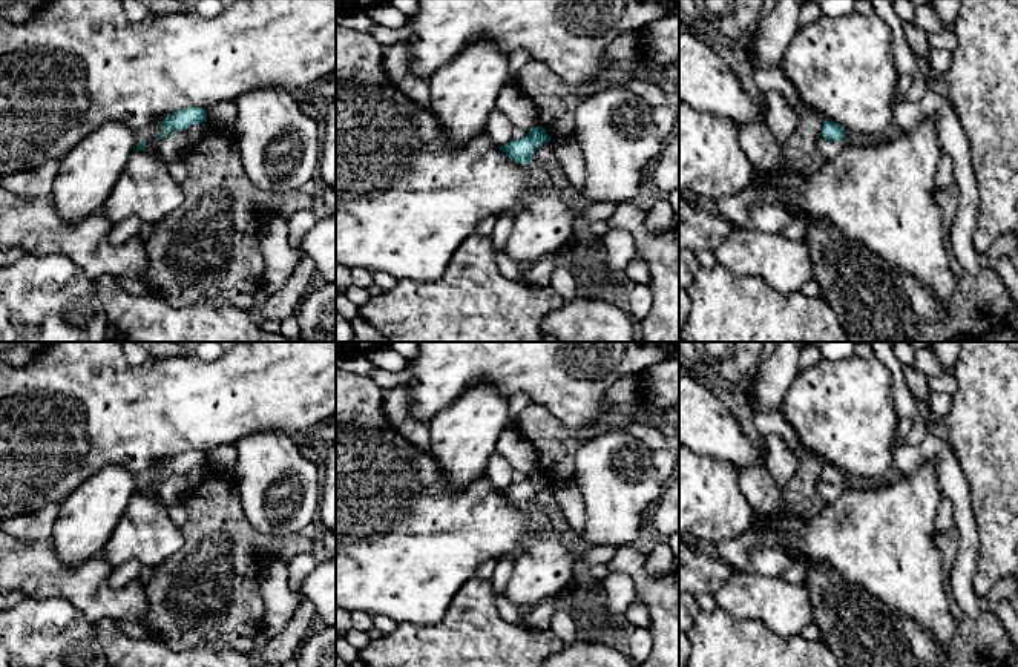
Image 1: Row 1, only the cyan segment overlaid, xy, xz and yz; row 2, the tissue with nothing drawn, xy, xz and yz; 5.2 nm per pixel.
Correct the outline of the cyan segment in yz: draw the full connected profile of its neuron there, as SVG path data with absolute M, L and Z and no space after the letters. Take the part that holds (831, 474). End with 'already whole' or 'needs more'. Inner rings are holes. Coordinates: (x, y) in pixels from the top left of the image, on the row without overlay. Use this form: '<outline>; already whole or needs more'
M823 463L822 480L829 485L845 485L845 472L831 463Z; already whole

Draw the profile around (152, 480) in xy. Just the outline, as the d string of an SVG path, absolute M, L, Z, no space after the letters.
M153 462L146 475L141 478L141 485L144 486L144 495L147 495L149 498L161 503L163 506L164 501L161 500L159 495L159 486L161 486L161 475L163 475L163 468L164 468L166 462Z

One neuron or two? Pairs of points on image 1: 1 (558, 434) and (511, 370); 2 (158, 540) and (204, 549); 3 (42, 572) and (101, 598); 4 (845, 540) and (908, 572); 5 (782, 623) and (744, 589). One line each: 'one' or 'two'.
1: two
2: two
3: one
4: one
5: one

